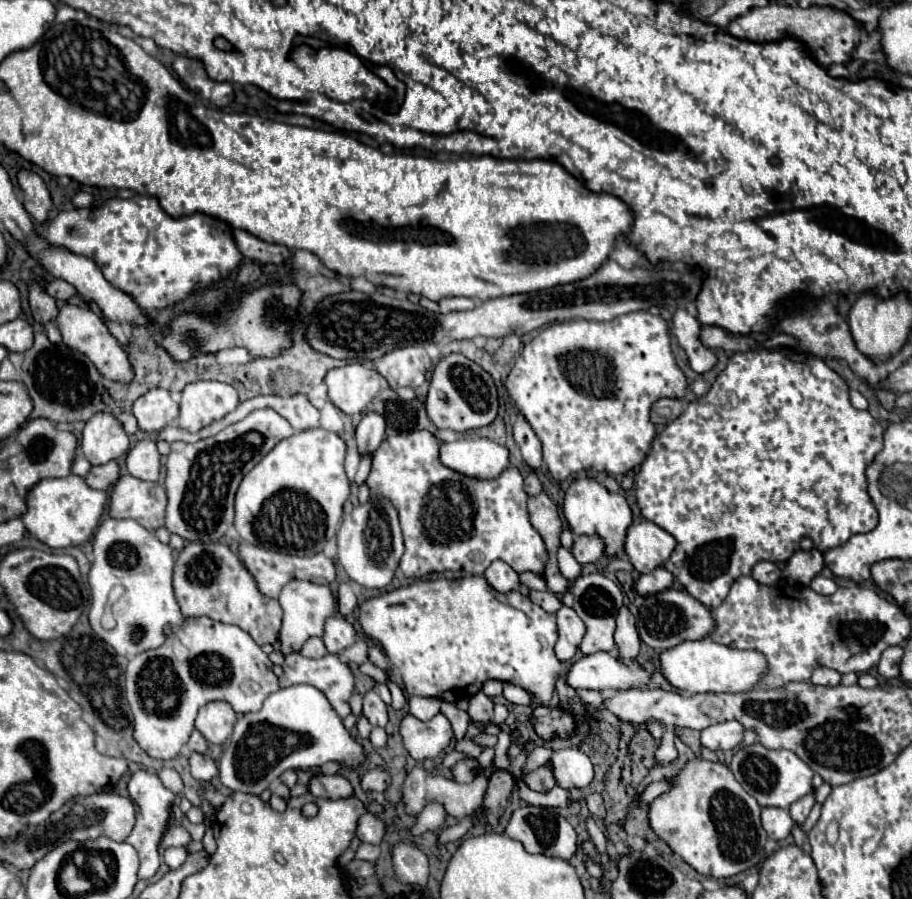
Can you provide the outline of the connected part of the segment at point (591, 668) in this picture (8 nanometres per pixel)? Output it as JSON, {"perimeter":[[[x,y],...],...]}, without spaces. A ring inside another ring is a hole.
{"perimeter":[[[594,653],[572,663],[566,683],[572,689],[640,689],[648,685],[650,673],[636,661],[624,661],[618,653]]]}

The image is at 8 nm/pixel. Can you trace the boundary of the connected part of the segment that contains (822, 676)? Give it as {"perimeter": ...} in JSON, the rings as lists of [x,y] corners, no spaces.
{"perimeter":[[[816,667],[810,679],[814,685],[838,685],[840,683],[840,673],[828,667]]]}

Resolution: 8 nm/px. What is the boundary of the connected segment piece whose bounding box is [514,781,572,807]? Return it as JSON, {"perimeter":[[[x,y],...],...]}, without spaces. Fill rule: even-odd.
{"perimeter":[[[516,781],[516,791],[514,793],[520,799],[524,799],[526,803],[536,805],[536,807],[570,807],[572,805],[570,793],[562,787],[558,787],[558,785],[548,793],[536,793],[528,785],[524,785],[522,781]]]}

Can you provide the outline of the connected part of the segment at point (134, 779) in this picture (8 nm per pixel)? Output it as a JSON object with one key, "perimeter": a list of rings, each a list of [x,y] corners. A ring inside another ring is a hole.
{"perimeter":[[[138,769],[128,779],[128,797],[136,805],[136,823],[134,823],[132,833],[126,837],[126,843],[130,843],[138,851],[138,855],[140,855],[138,879],[150,879],[150,877],[154,877],[154,873],[160,867],[158,845],[160,845],[160,839],[162,839],[162,835],[164,835],[166,827],[168,827],[170,807],[174,803],[174,793],[162,785],[158,775]]]}

